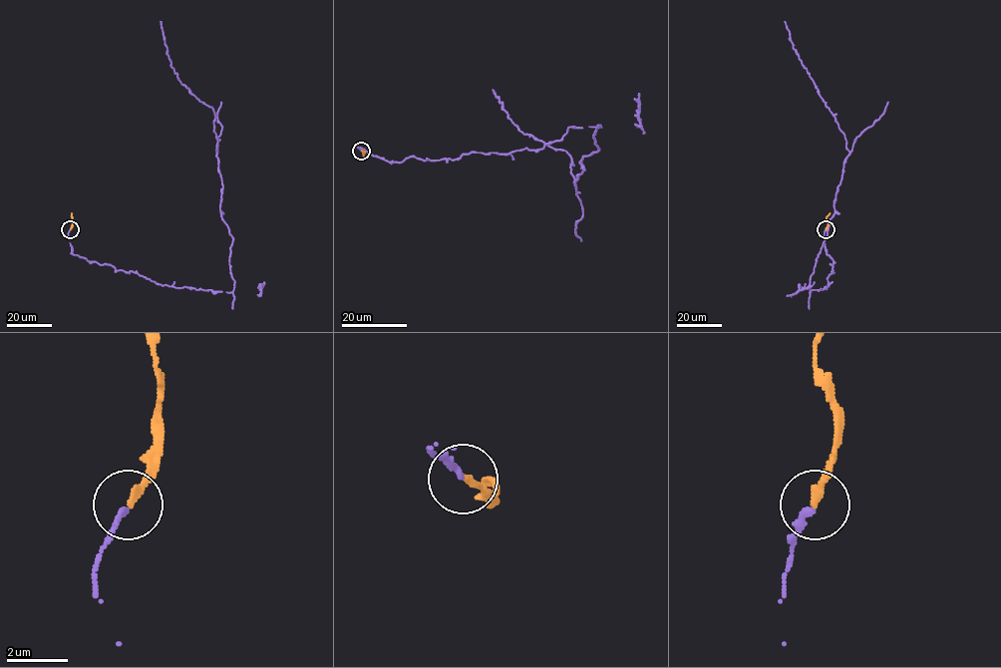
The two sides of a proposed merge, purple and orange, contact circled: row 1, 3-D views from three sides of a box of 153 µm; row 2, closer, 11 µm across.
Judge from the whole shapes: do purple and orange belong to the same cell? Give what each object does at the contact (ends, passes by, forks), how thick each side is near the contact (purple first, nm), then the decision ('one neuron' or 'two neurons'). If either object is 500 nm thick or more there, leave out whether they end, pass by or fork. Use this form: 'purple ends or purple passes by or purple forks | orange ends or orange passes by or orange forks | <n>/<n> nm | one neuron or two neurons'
purple ends | orange ends | 190/200 nm | one neuron

